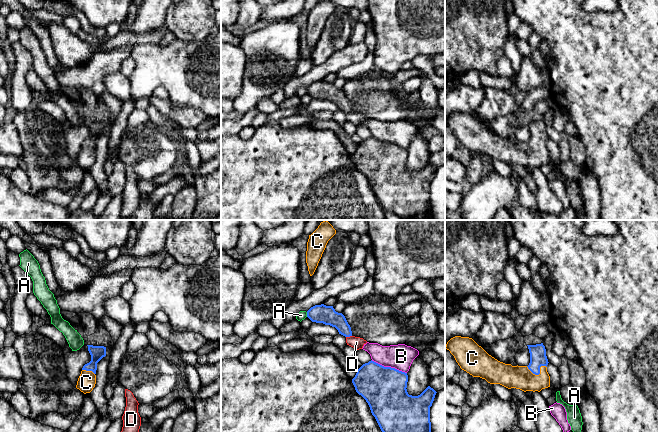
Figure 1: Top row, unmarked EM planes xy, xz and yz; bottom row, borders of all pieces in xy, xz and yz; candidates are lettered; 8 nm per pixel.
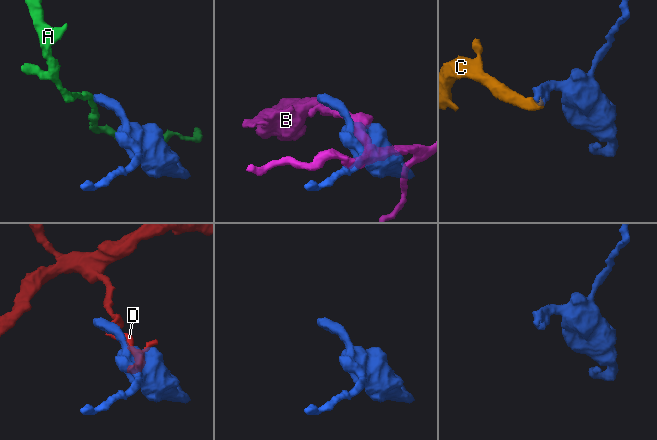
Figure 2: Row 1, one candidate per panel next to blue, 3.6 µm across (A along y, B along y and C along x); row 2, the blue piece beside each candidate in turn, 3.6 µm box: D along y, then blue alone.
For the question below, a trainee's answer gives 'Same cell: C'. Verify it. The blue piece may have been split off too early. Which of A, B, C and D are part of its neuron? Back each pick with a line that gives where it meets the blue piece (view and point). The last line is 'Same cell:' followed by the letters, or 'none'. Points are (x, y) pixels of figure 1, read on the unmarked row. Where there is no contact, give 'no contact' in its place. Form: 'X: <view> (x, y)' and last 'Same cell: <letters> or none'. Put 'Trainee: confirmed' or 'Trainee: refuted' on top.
Trainee: confirmed
C: yz (539, 149)
Same cell: C

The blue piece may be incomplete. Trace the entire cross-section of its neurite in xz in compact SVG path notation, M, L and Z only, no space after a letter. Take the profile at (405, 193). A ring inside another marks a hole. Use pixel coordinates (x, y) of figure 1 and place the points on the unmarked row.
M372 136L357 145L352 155L356 168L368 179L381 207L402 220L416 220L420 213L431 213L430 183L437 168L428 162L420 171L412 172L407 168L407 158L407 149L384 143Z

